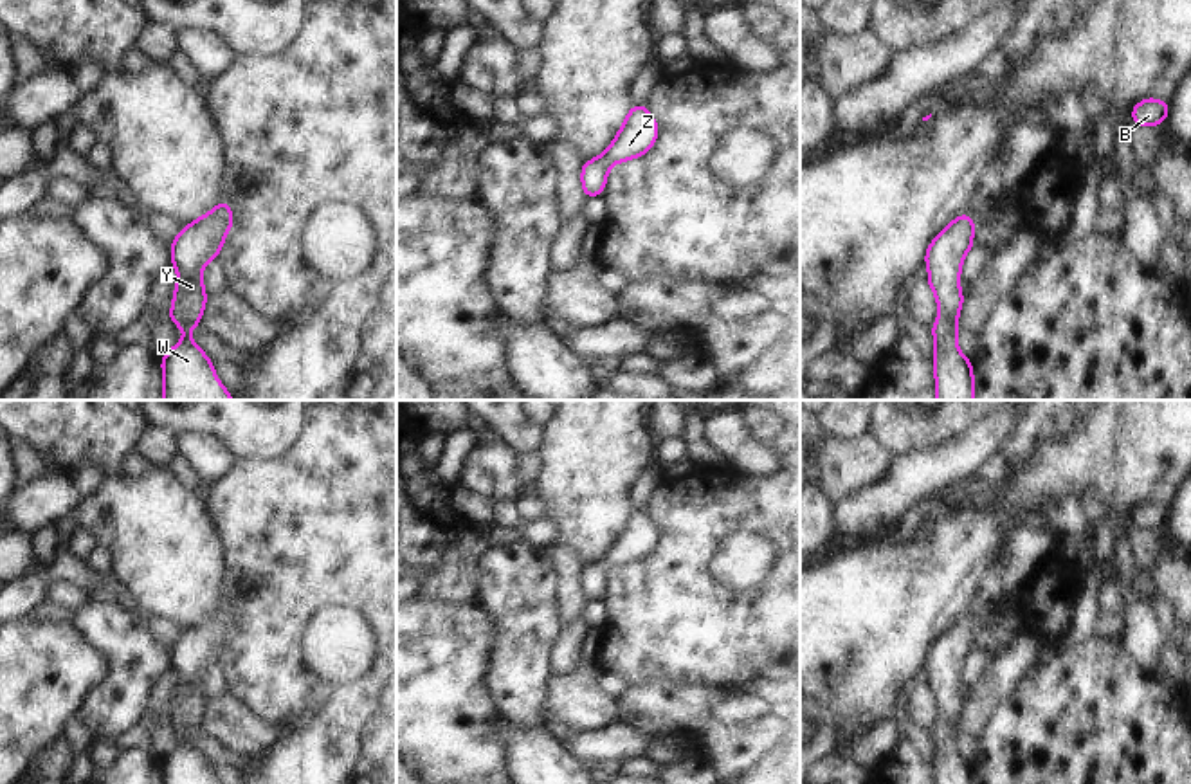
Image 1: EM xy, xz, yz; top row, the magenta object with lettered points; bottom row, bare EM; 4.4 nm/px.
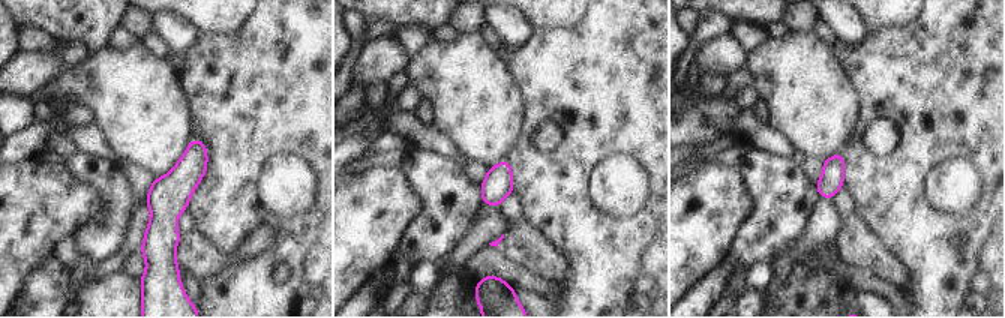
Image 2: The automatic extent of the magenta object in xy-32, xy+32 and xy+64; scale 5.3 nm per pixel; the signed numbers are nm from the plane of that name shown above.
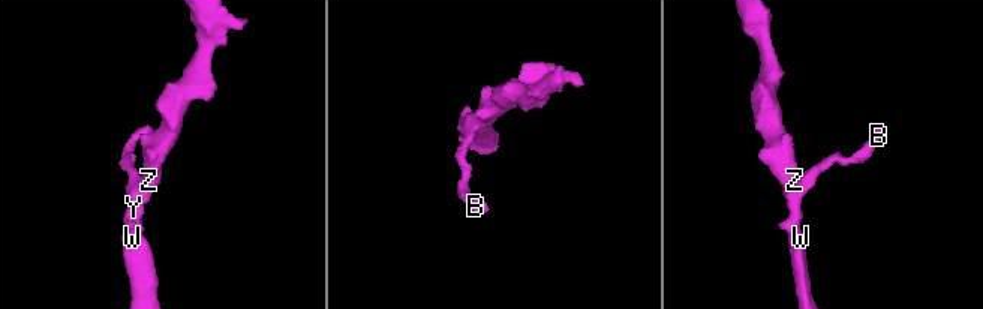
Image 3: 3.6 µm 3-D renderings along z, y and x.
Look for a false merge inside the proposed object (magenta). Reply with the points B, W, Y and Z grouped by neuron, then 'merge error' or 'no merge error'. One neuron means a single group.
groups B W Y Z; no merge error

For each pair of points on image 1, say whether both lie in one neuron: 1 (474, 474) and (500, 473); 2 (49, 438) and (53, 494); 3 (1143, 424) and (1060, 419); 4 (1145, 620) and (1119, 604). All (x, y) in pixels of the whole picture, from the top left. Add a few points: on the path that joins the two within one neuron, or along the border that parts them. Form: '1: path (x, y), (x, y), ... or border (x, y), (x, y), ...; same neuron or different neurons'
1: path (480, 473), (494, 473); same neuron
2: border (54, 465), (71, 476); different neurons
3: border (1074, 419), (1074, 428), (1065, 440), (1038, 444); different neurons
4: border (1130, 599), (1123, 615); different neurons

